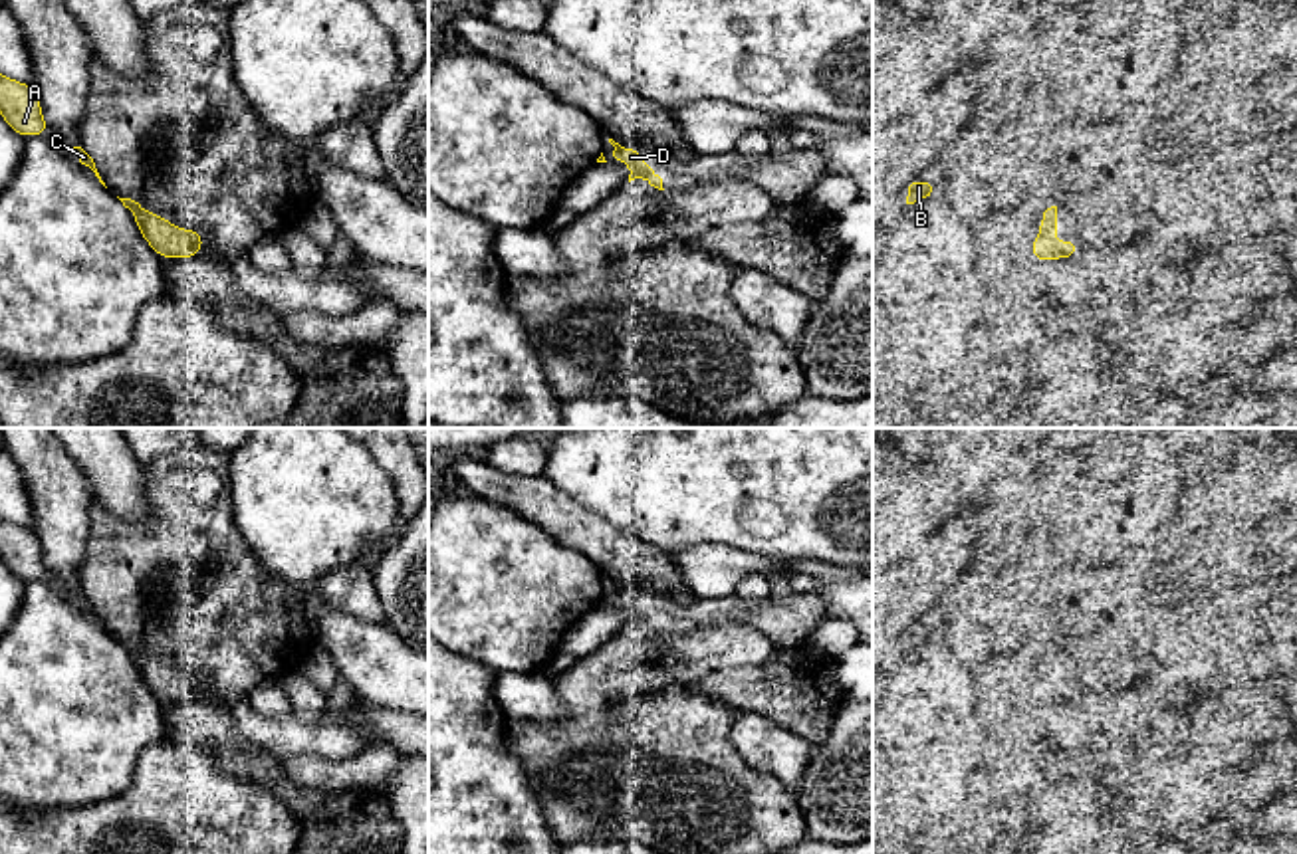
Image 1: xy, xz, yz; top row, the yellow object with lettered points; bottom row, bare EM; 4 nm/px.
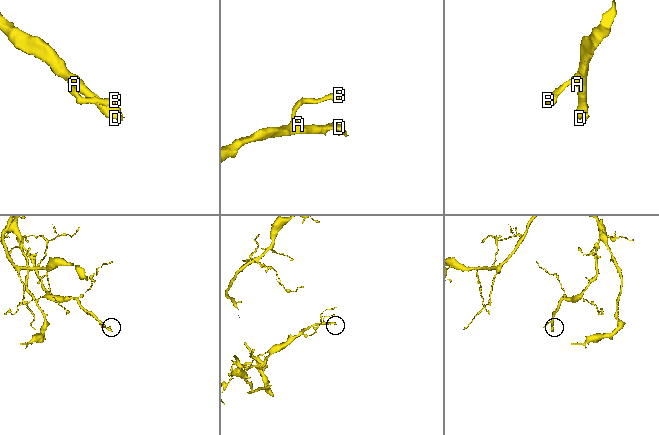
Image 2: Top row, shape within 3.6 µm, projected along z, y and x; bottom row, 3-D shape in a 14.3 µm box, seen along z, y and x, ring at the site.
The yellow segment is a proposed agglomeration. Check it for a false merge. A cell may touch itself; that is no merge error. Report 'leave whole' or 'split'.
leave whole

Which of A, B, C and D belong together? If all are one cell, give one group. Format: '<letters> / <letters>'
A B C D

